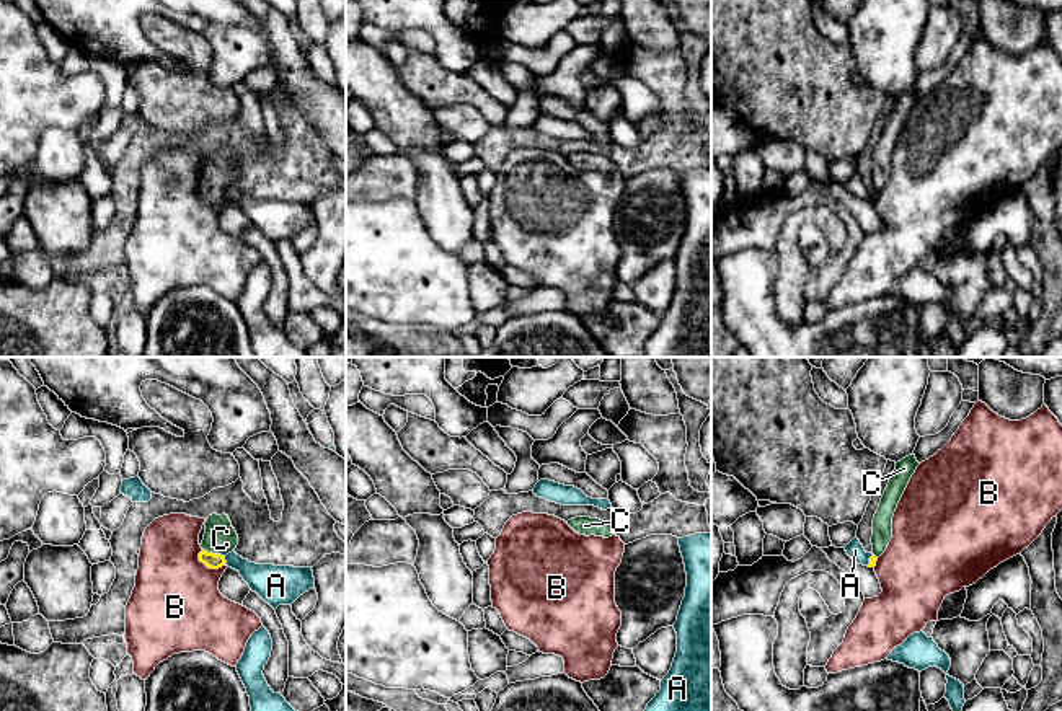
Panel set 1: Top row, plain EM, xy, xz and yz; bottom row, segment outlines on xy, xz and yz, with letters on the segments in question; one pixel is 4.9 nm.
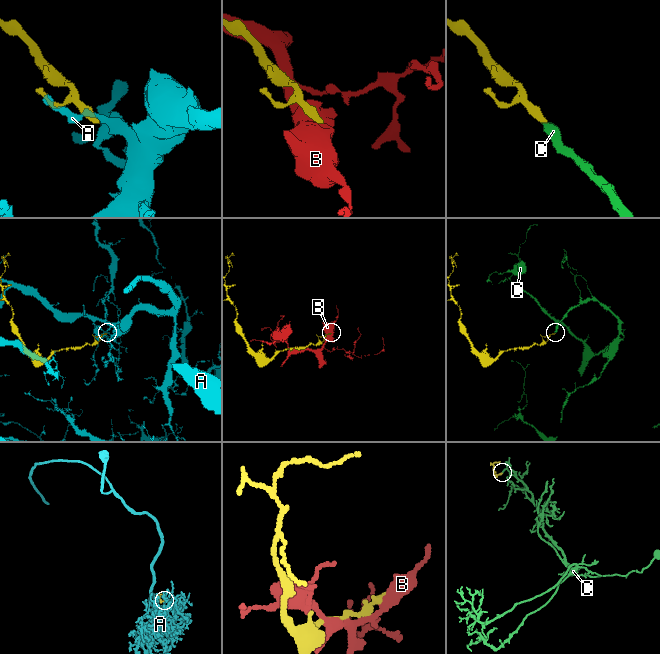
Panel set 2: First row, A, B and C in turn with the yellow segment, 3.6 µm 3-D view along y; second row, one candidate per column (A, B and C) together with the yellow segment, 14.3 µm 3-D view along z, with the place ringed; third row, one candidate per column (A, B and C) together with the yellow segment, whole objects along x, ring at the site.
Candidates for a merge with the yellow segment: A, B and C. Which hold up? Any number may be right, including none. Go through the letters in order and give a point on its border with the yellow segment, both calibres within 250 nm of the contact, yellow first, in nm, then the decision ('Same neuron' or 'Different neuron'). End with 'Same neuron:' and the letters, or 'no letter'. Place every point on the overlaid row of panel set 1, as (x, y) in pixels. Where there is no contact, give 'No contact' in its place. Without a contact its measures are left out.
A: Touches yellow at xy (224, 560). Thickness 80 nm (yellow) against 170 nm. Different neuron
B: Touches yellow at xy (209, 566). Thickness 80 nm (yellow) against 440 nm. Different neuron
C: Touches yellow at xy (212, 553). Thickness 80 nm (yellow) against 160 nm. Same neuron
Same neuron: C

